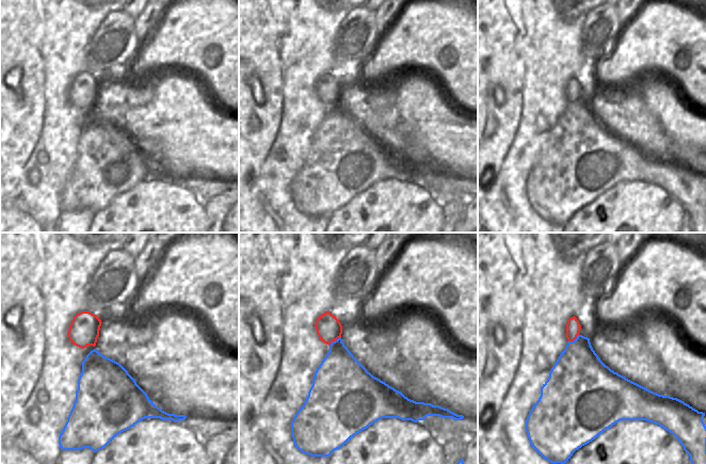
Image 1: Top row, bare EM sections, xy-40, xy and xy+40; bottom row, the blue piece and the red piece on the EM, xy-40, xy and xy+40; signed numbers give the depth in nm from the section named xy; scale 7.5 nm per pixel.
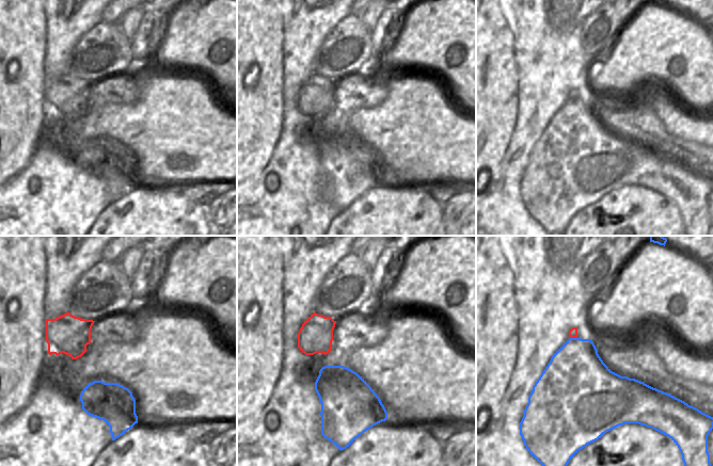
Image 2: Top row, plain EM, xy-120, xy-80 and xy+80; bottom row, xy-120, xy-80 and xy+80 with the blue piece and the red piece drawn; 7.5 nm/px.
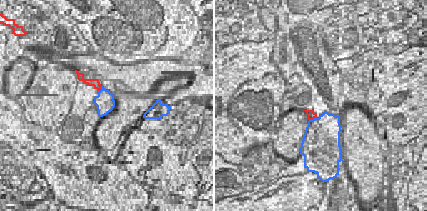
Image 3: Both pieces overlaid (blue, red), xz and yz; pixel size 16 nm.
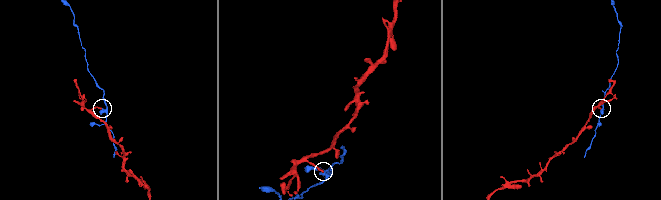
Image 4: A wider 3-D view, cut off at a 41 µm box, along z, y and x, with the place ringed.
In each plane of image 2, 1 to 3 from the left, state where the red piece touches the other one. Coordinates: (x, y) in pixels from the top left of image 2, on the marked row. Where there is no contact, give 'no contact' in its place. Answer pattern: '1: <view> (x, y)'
1: no contact
2: no contact
3: xy+80 (573, 338)

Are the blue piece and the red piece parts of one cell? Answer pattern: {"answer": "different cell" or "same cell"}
{"answer": "different cell"}

